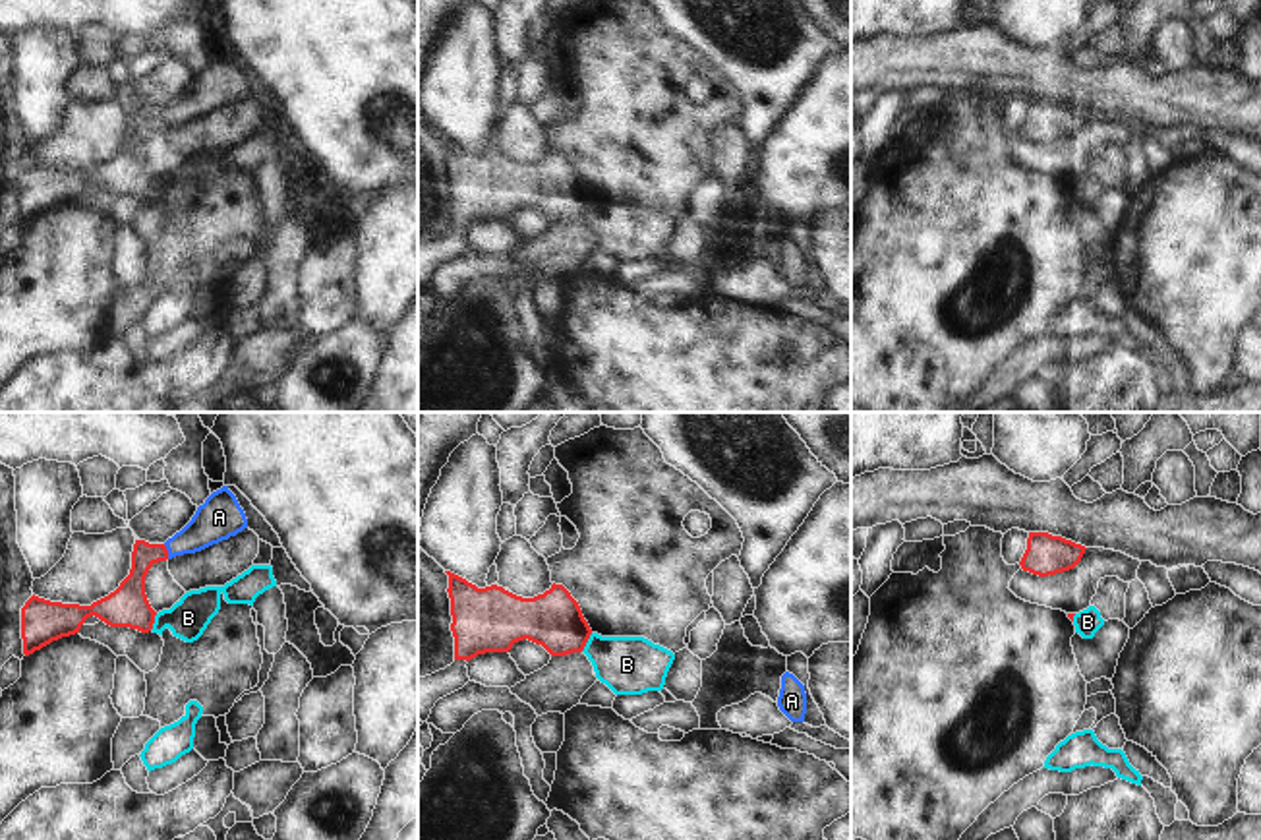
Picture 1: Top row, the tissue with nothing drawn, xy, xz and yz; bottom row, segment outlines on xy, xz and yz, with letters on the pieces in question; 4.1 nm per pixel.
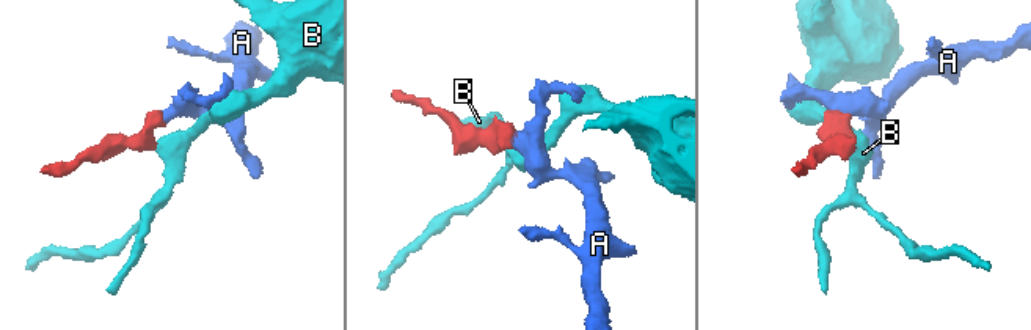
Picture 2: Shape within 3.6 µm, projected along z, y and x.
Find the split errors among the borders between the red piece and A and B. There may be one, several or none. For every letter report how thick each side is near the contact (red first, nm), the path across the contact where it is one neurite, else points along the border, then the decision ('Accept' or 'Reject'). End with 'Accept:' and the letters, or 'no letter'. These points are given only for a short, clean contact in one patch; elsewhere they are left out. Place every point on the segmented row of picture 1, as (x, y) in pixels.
A: Thickness 140 nm (red) against 180 nm. Path across: xy (130, 599), (140, 568), (167, 552), (217, 519). Accept
B: Thickness 240 nm (red) against 240 nm. Boundary: xz (592, 633), (581, 651). Reject
Accept: A.

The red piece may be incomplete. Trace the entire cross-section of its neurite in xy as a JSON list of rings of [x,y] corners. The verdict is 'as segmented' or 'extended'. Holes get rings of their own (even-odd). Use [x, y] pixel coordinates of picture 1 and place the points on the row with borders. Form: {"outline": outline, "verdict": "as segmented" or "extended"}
{"outline": [[[222,486],[197,507],[191,521],[164,544],[135,540],[130,575],[108,596],[91,606],[50,602],[31,596],[21,608],[23,654],[79,633],[87,617],[95,615],[110,627],[130,627],[149,633],[157,612],[145,594],[145,577],[159,563],[184,554],[201,552],[248,528],[248,519],[236,495]]], "verdict": "extended"}

